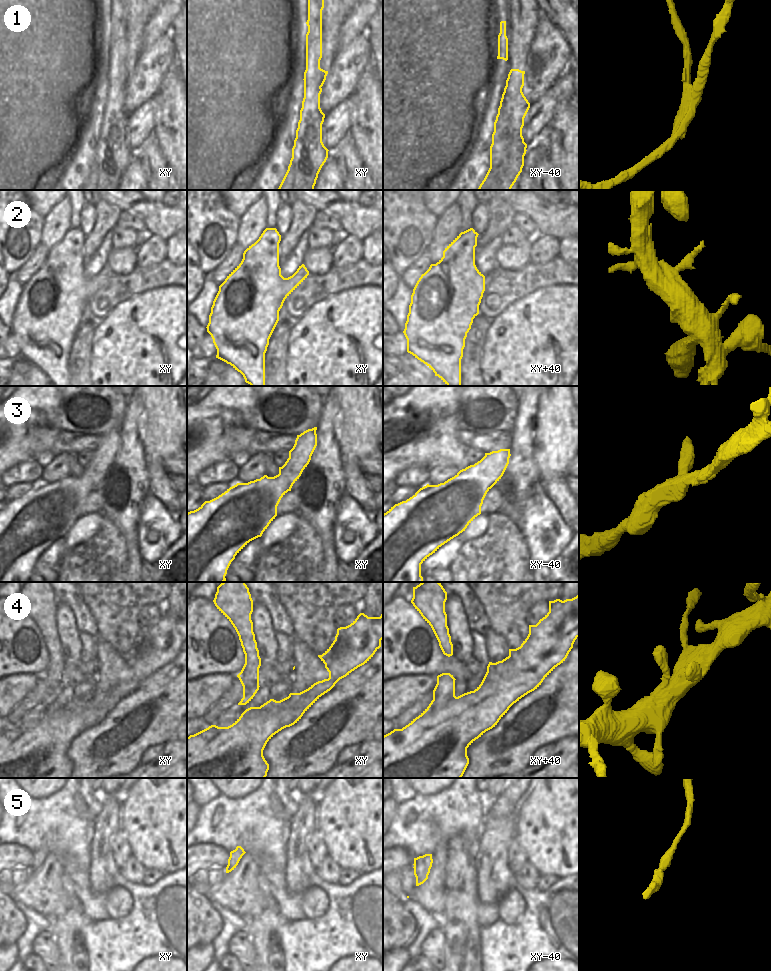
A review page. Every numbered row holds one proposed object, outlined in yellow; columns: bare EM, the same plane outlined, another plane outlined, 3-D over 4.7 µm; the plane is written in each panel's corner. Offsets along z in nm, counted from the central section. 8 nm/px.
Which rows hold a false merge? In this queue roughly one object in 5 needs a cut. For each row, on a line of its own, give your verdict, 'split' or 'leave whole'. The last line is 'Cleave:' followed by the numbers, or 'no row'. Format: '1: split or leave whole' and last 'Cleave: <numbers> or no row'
1: split
2: leave whole
3: leave whole
4: leave whole
5: leave whole
Cleave: 1

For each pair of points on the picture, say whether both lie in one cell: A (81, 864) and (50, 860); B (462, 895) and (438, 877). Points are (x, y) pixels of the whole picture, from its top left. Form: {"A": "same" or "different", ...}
{"A": "different", "B": "different"}

